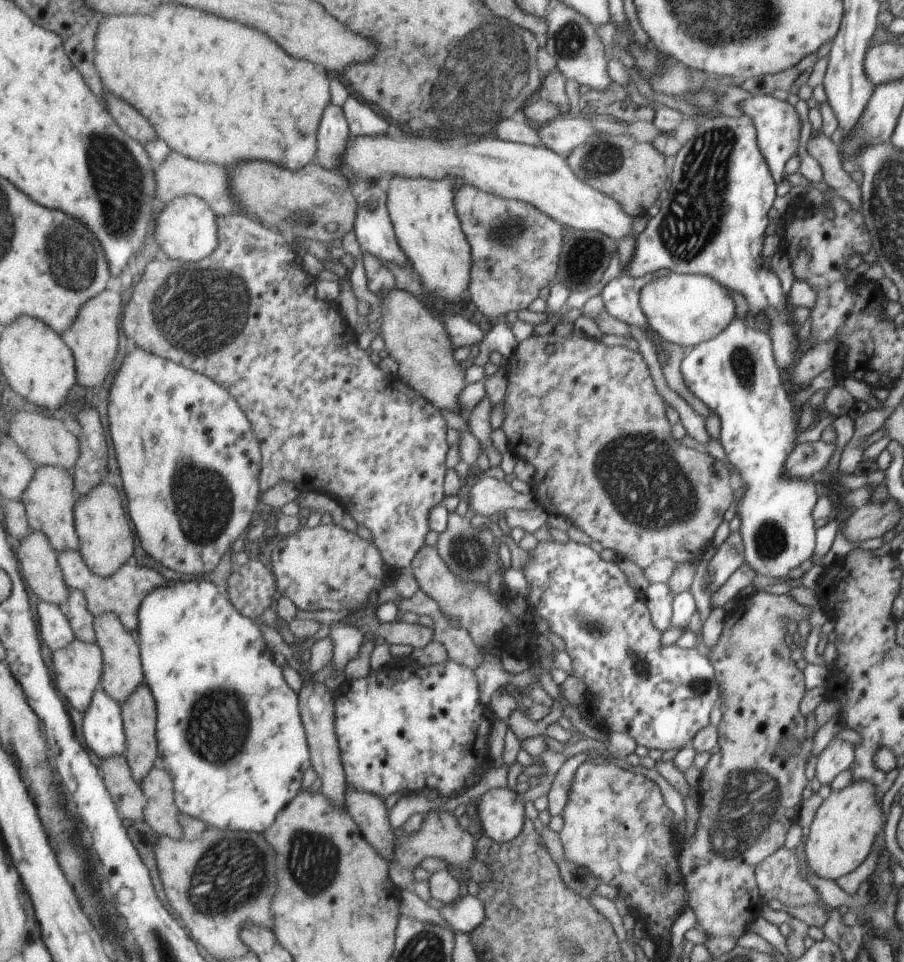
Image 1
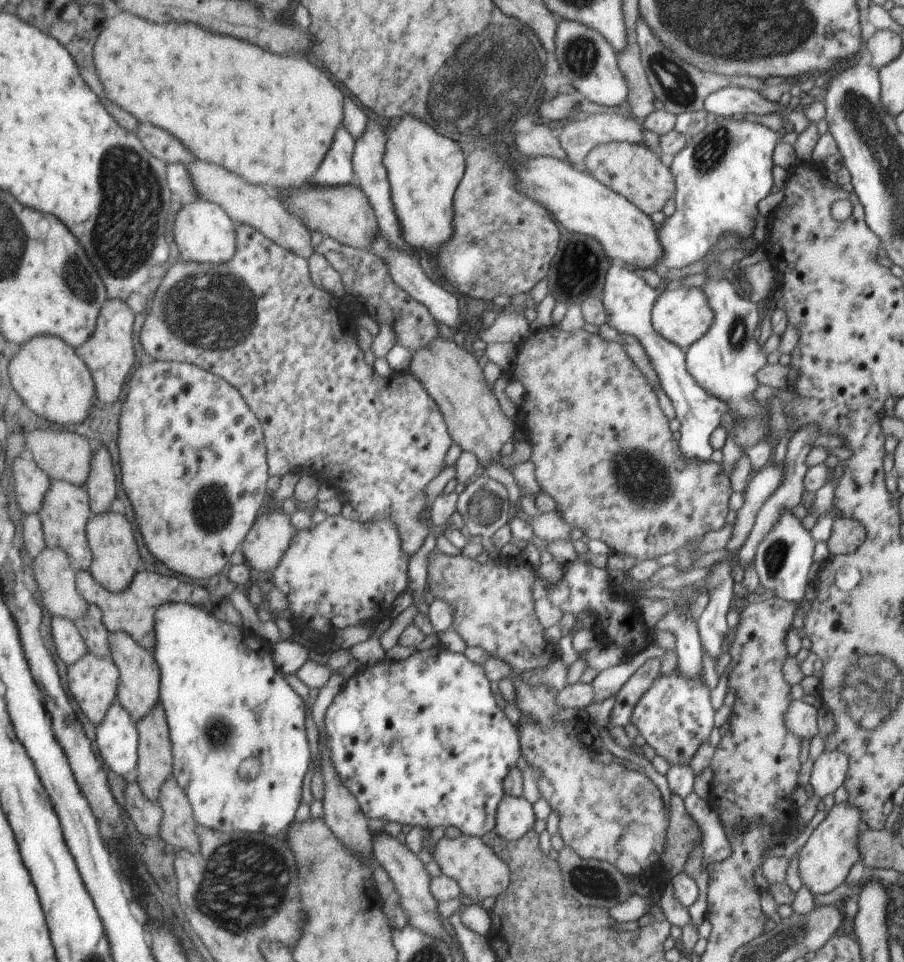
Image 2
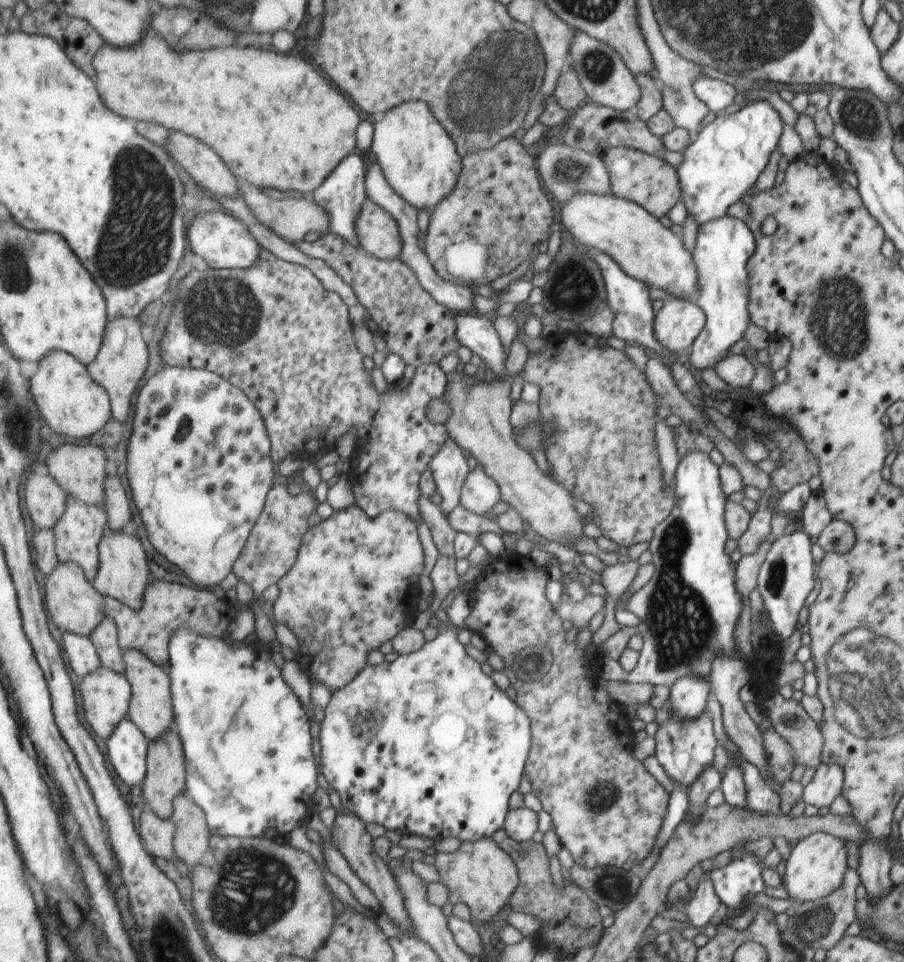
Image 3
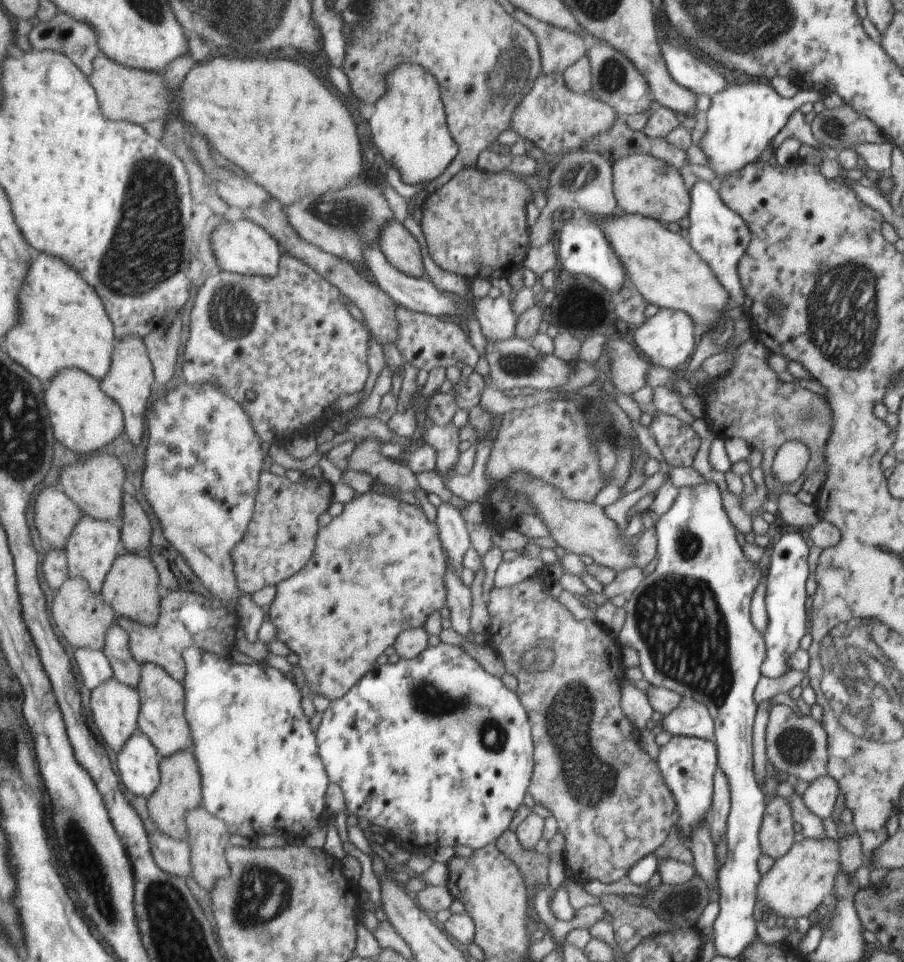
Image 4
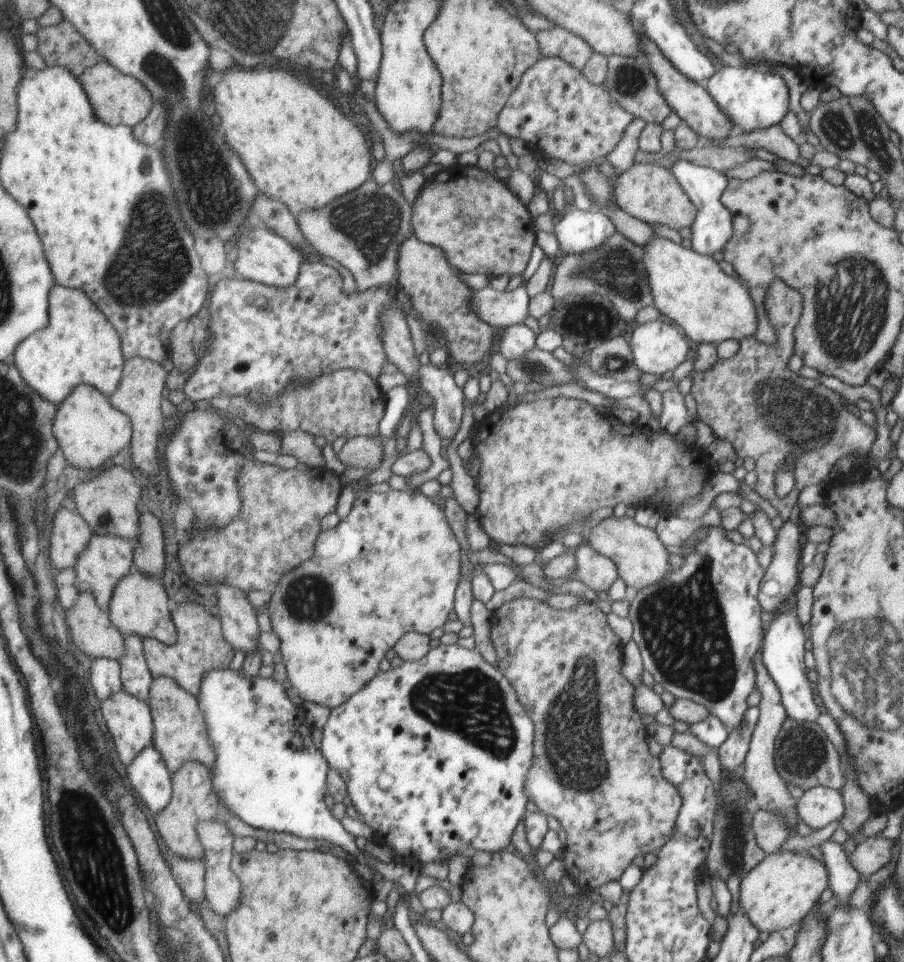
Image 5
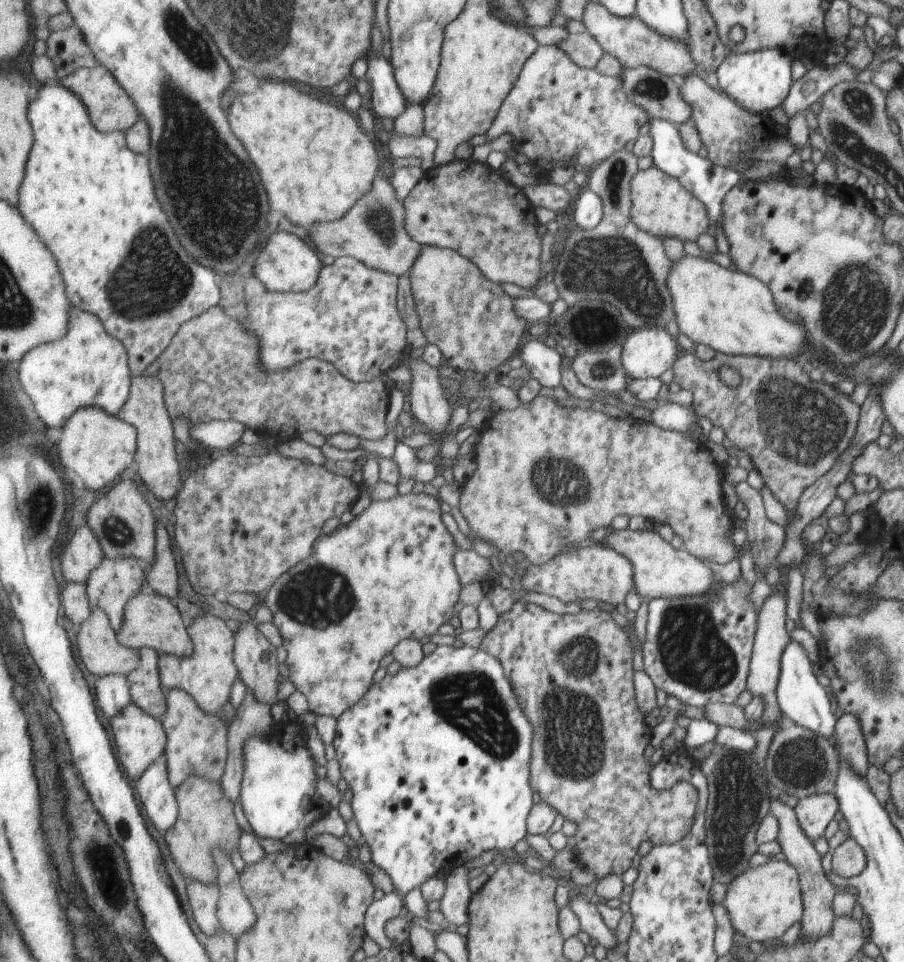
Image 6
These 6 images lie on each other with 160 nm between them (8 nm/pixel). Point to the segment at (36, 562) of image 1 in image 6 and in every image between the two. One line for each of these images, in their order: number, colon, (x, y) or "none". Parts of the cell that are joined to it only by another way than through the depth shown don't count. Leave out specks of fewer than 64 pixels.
2: (56, 578)
3: (76, 605)
4: (83, 617)
5: (92, 630)
6: (99, 646)

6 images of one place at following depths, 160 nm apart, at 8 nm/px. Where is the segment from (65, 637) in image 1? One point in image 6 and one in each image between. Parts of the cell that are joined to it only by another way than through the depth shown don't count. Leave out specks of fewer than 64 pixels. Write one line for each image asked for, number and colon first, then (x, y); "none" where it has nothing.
2: (69, 644)
3: (83, 656)
4: (94, 666)
5: (105, 674)
6: (113, 690)

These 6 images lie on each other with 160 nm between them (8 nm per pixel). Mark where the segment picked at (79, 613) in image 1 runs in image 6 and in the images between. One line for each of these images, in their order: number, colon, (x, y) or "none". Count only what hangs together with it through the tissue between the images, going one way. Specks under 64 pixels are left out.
2: (92, 627)
3: (105, 637)
4: (127, 669)
5: (137, 677)
6: (146, 688)

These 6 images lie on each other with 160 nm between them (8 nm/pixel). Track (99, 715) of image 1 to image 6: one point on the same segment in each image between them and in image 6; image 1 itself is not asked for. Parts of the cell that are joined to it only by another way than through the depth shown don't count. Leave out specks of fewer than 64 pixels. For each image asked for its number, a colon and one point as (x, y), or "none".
2: (118, 739)
3: (127, 747)
4: (139, 761)
5: (149, 774)
6: (158, 795)

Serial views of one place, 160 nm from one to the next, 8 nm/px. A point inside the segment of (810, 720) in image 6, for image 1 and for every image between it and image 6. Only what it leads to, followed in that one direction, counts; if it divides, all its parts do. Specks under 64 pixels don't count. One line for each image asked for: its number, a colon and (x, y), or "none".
1: (734, 374)
2: (781, 560)
3: (784, 577)
4: (784, 598)
5: (783, 654)

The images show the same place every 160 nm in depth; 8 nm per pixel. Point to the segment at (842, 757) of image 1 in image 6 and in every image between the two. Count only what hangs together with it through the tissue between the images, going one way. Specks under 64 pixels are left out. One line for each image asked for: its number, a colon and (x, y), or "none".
2: (828, 771)
3: (826, 783)
4: (819, 796)
5: (817, 807)
6: (813, 812)

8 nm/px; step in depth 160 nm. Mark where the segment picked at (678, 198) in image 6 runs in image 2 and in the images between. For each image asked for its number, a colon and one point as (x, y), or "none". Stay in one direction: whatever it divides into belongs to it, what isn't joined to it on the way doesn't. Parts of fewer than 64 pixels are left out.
2: (634, 172)
3: (649, 182)
4: (648, 186)
5: (651, 194)

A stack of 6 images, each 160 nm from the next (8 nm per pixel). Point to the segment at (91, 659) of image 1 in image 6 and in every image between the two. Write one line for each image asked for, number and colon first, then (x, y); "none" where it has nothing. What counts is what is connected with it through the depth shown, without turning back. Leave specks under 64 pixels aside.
2: (93, 681)
3: (106, 694)
4: (115, 706)
5: (129, 720)
6: (141, 739)

